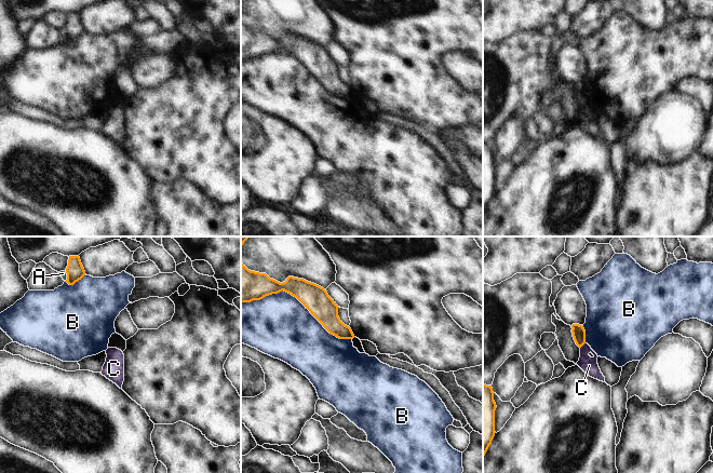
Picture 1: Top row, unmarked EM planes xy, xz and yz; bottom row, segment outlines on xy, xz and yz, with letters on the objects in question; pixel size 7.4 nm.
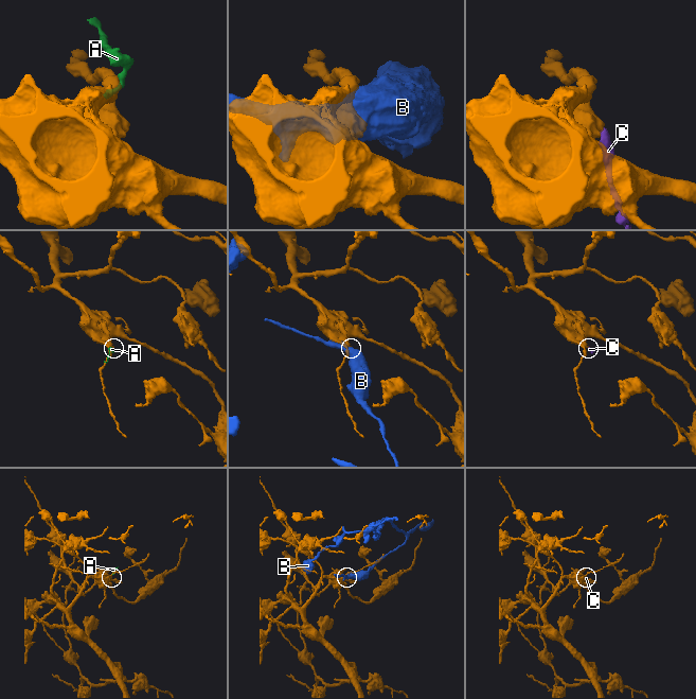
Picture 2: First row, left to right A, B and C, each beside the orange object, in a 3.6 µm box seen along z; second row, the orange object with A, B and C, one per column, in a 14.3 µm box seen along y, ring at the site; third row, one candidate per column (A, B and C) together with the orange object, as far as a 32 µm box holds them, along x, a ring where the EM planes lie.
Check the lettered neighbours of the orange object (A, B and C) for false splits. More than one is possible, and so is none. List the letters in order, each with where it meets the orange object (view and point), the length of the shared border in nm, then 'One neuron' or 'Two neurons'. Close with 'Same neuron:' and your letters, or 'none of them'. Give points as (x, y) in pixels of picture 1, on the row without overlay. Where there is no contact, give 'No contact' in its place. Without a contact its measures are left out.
A: Touches orange at xy (67, 35). Shared border 80 nm. Two neurons
B: Touches orange at xz (297, 56). Shared border 850 nm. Two neurons
C: Touches orange at yz (582, 103). Shared border 60 nm. Two neurons
Same neuron: none of them

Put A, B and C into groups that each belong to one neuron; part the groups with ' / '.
A / B / C

